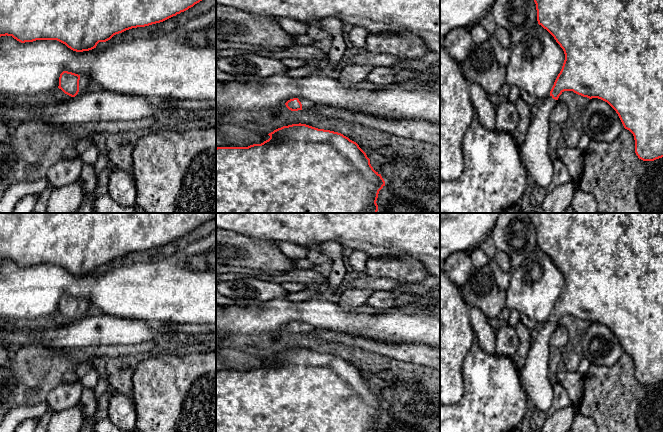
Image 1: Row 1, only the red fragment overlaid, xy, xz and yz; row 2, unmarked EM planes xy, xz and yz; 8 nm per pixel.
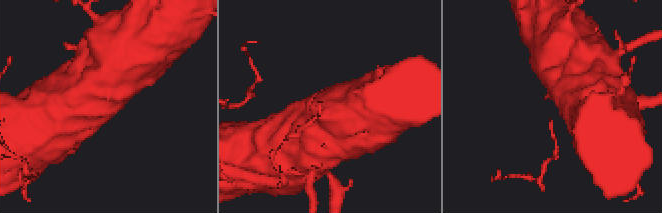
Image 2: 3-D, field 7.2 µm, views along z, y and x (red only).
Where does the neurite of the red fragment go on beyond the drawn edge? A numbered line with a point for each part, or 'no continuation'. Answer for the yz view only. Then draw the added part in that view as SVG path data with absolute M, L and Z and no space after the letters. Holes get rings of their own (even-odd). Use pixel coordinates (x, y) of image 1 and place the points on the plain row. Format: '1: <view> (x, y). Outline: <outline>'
1: yz (534, 376). Outline: M545 322L532 342L524 367L519 370L522 386L534 405L540 411L548 411L553 403L553 385L549 380L549 339L556 324Z

